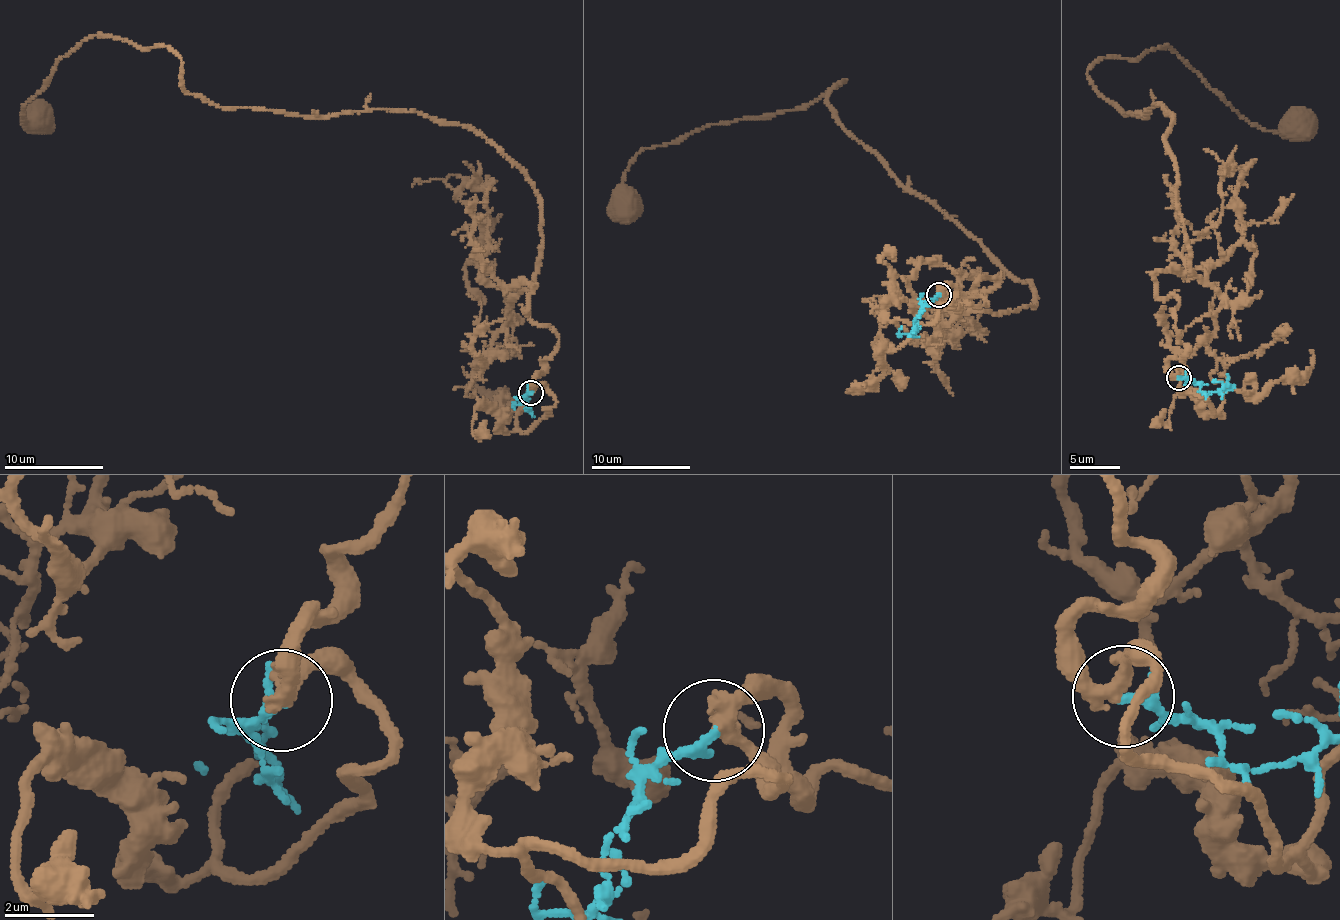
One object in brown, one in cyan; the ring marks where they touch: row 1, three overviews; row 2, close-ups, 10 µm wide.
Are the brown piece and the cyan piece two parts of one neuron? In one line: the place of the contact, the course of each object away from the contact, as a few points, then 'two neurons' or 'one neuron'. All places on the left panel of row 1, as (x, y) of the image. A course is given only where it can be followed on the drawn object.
place (531, 392); course brown (530, 392), (559, 337), (513, 285), (540, 195), (471, 130), (218, 107), (167, 46), (89, 35), (37, 115); course cyan (530, 392), (525, 400), (528, 408), (519, 402), (513, 407); two neurons

